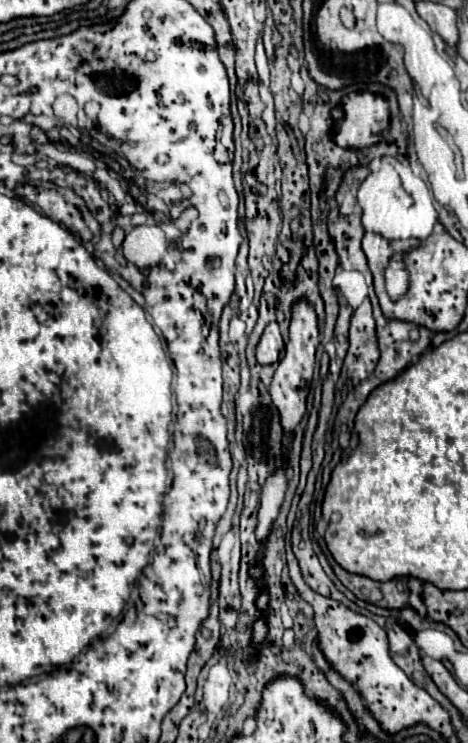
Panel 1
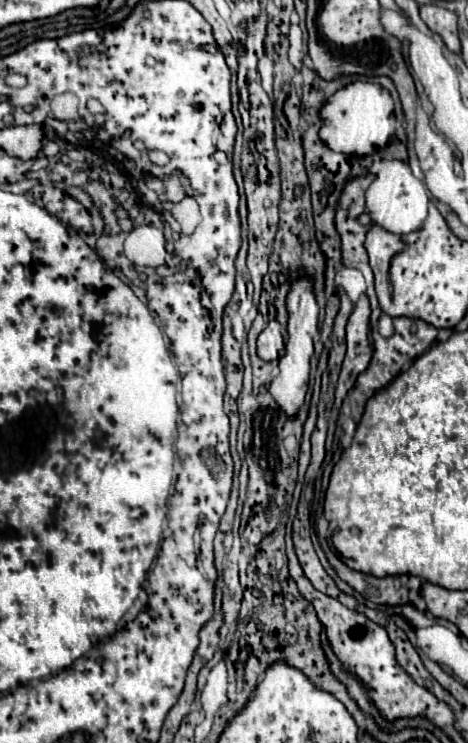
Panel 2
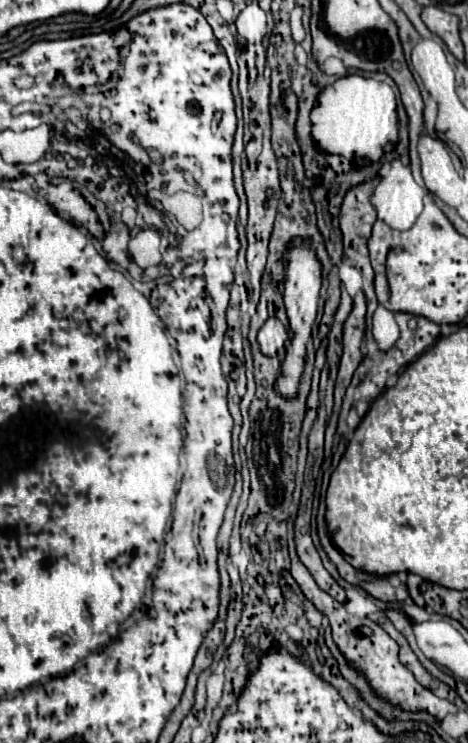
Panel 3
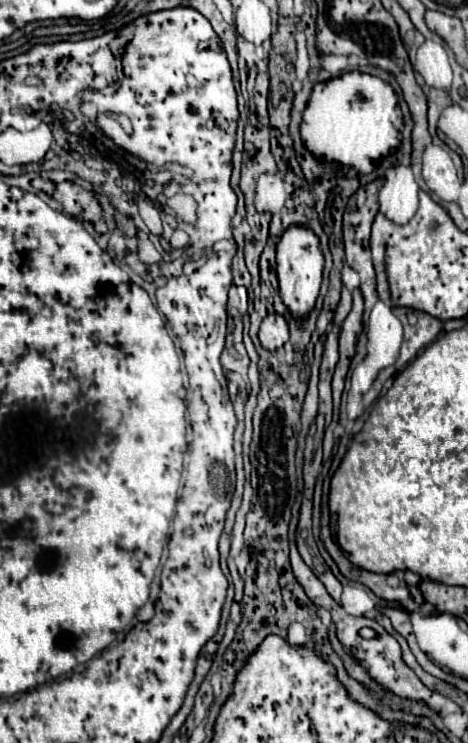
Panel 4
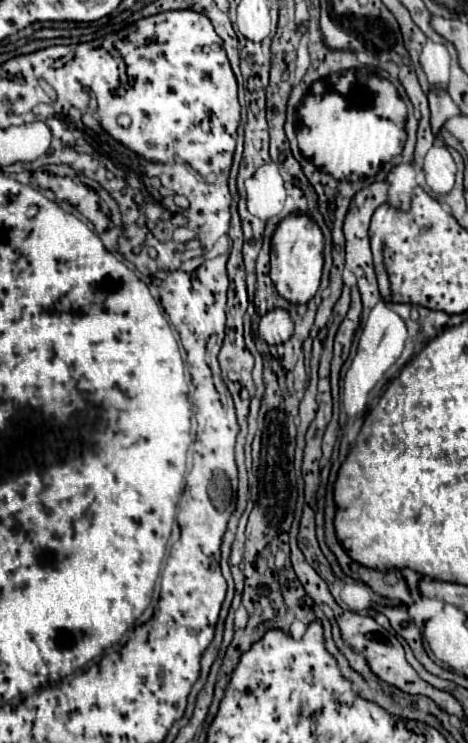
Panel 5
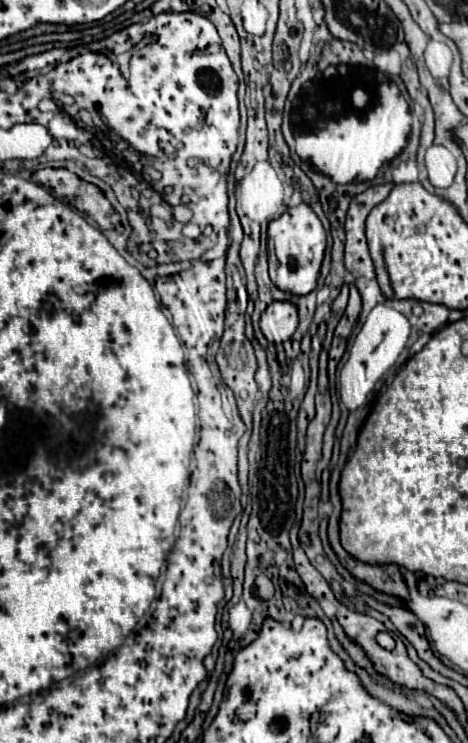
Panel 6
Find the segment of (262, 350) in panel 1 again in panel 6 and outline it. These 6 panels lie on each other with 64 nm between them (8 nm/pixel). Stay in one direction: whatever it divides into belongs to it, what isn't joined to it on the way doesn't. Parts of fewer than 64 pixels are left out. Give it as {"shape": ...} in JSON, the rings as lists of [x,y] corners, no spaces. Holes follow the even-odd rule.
{"shape":[[[272,302],[260,320],[260,330],[268,342],[288,340],[298,324],[296,308],[290,302]]]}

